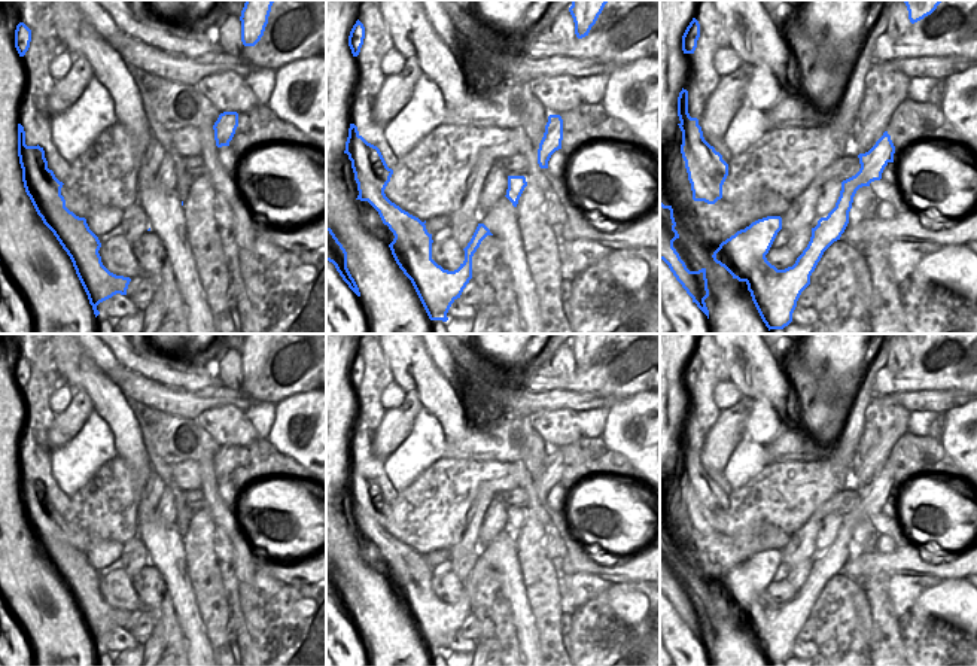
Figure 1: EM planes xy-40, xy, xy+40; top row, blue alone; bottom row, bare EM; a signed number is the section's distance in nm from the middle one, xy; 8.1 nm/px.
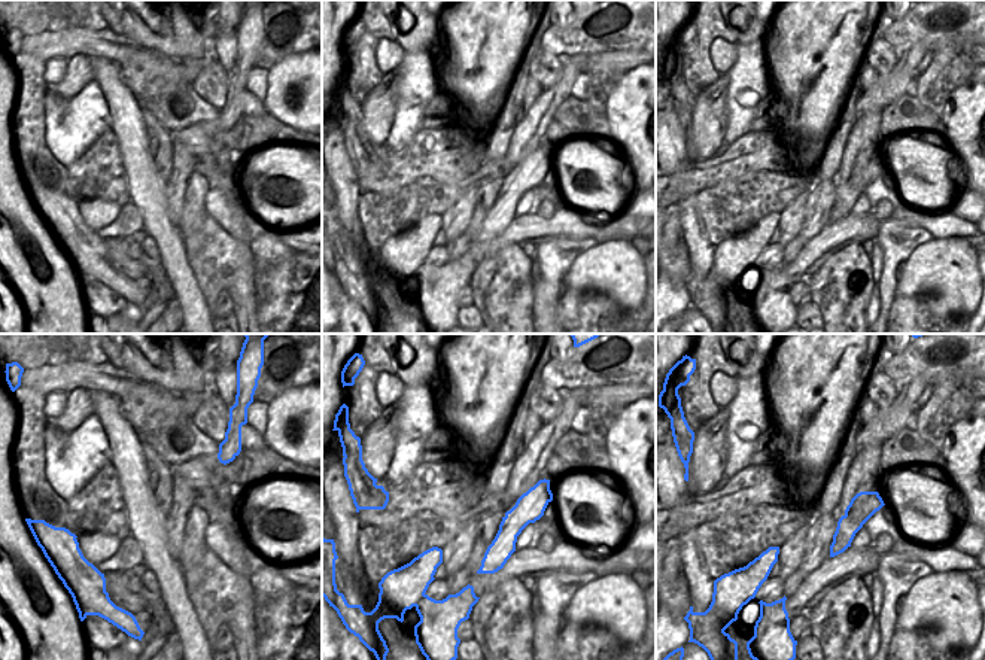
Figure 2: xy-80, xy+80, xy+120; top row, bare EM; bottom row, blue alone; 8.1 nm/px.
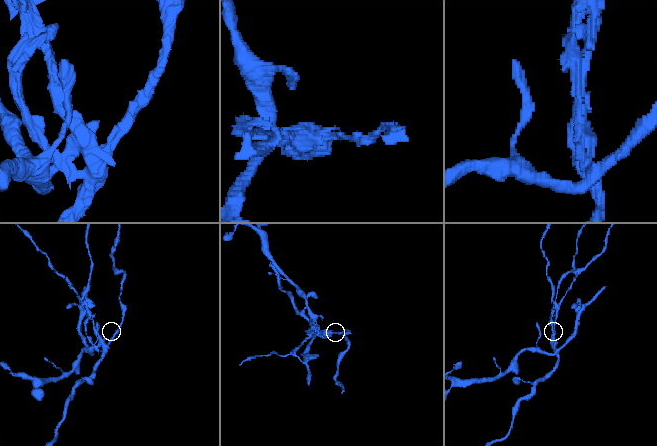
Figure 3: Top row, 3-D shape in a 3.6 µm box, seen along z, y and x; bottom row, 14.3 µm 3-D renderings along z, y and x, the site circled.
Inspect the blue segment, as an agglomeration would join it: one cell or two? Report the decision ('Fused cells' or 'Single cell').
Fused cells.

